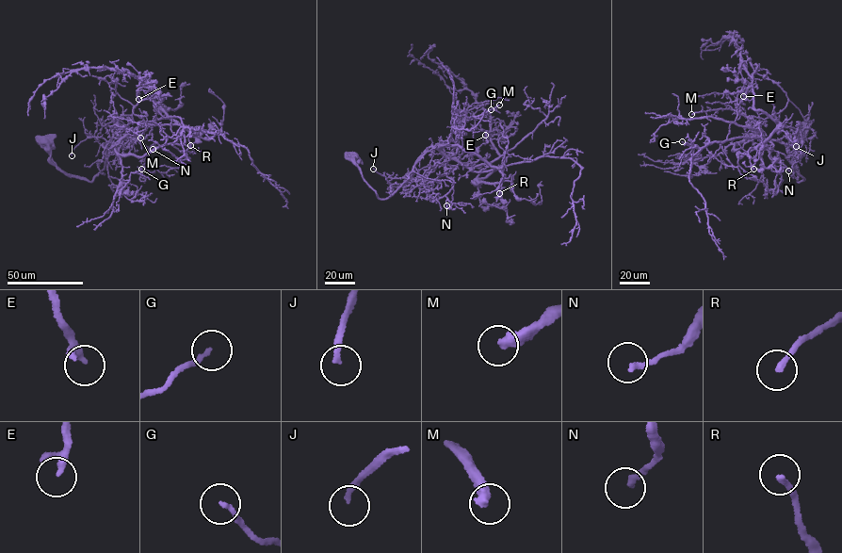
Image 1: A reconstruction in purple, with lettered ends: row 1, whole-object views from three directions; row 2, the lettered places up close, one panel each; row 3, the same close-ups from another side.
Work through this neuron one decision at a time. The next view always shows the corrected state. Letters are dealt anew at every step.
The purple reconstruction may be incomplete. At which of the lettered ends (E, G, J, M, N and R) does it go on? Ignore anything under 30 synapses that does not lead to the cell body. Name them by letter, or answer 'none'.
J, M, R

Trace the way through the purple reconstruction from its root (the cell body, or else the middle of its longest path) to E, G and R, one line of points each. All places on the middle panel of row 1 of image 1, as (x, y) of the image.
E: (351, 155), (382, 199), (420, 155), (445, 144), (497, 168), (498, 182), (479, 180), (504, 162), (485, 135)
G: (351, 155), (377, 197), (387, 198), (410, 177), (420, 155), (449, 138), (452, 116), (491, 109)
R: (351, 155), (382, 199), (409, 178), (416, 159), (429, 147), (461, 146), (500, 170), (501, 201), (499, 193)

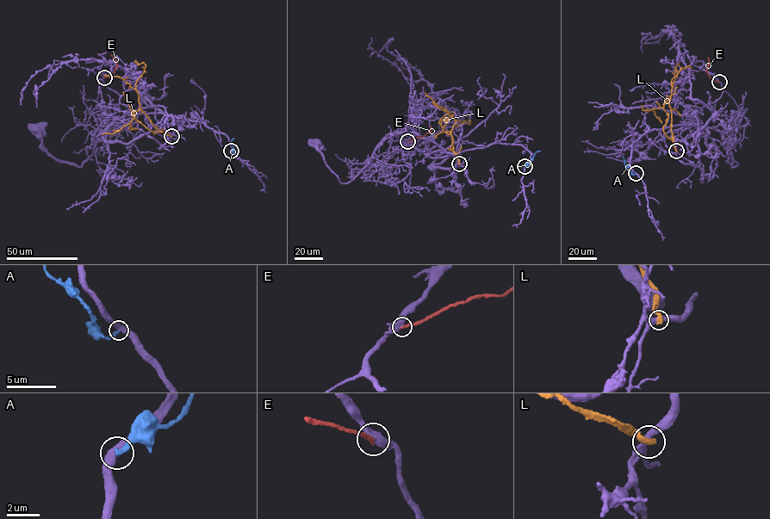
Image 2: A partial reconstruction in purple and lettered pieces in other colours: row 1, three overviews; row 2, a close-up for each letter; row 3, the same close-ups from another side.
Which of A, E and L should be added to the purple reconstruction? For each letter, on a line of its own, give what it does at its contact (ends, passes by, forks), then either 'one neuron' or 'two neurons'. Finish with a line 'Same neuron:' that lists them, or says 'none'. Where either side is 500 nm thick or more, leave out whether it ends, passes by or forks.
A: it ends | two neurons
E: it ends | two neurons
L: it ends | two neurons
Same neuron: none

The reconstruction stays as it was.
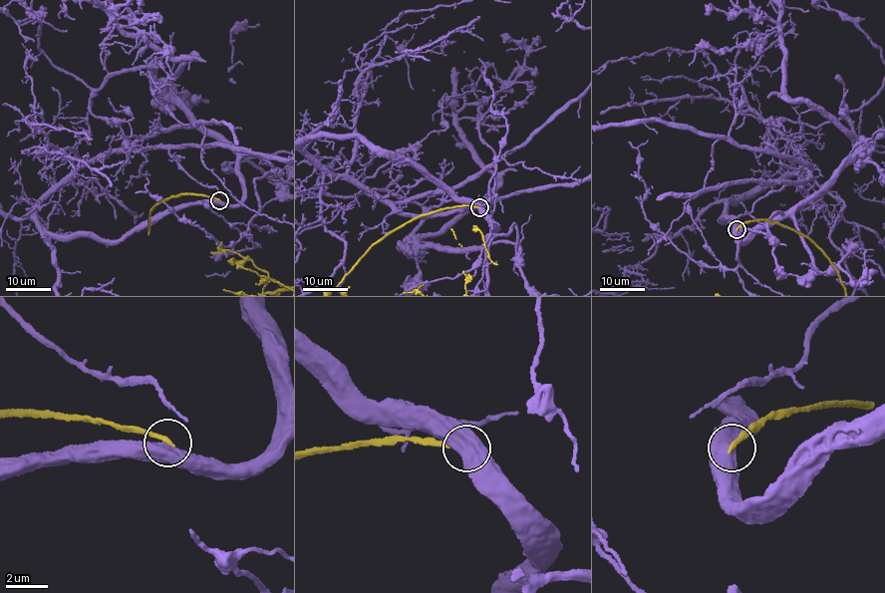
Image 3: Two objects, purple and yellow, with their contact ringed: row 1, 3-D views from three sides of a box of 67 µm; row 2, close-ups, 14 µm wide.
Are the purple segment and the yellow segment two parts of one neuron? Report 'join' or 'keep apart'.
keep apart

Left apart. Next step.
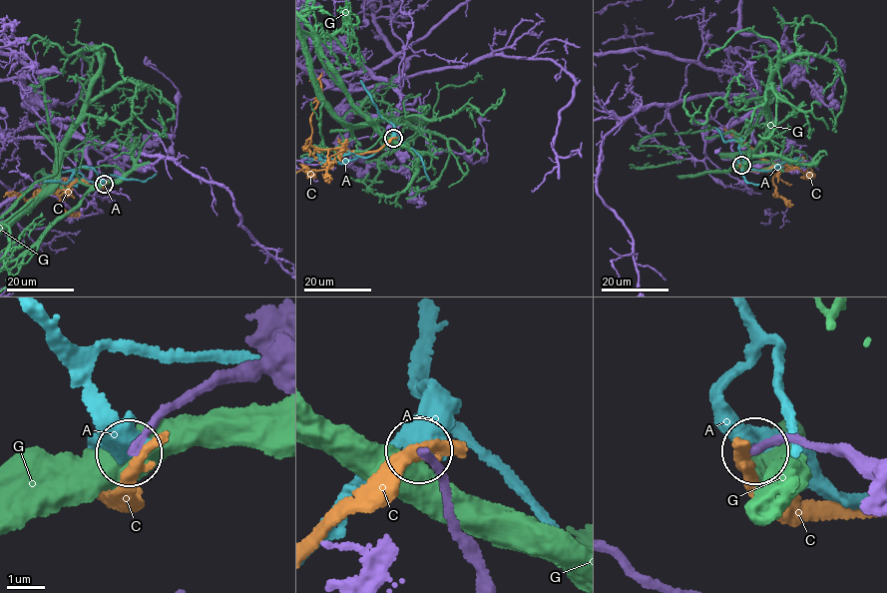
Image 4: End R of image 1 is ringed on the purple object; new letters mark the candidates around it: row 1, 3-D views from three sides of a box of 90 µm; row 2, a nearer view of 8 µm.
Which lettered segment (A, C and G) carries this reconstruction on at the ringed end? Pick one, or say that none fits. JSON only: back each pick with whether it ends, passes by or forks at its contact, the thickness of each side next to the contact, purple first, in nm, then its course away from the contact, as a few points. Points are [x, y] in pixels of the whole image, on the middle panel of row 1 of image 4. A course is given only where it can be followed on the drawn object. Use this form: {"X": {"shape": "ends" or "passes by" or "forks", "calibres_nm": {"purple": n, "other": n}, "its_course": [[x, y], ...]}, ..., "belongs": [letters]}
{"belongs": []}

